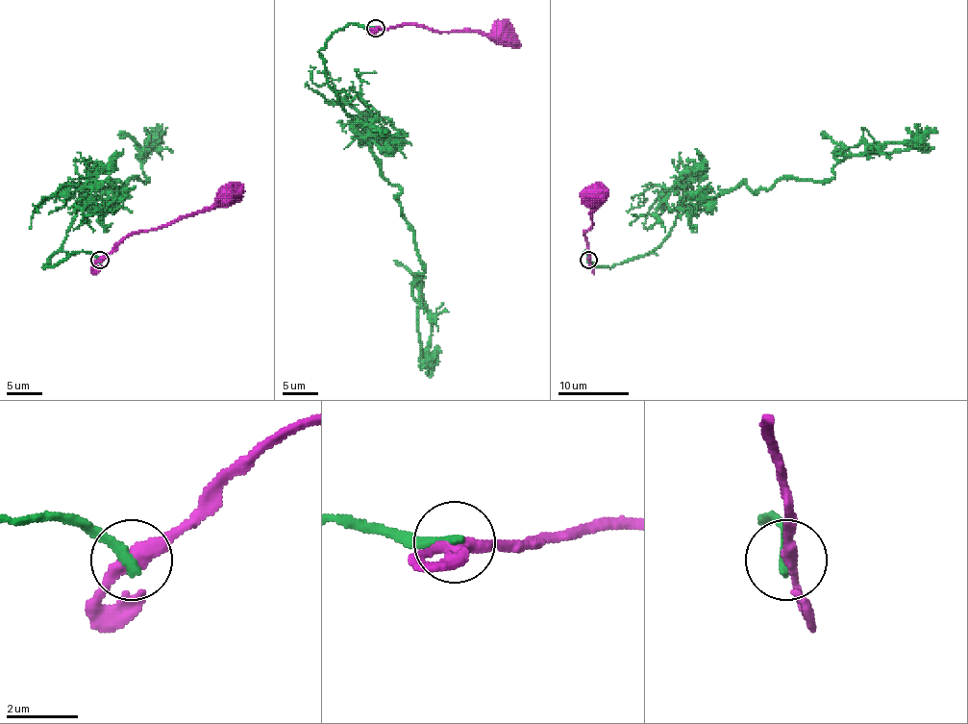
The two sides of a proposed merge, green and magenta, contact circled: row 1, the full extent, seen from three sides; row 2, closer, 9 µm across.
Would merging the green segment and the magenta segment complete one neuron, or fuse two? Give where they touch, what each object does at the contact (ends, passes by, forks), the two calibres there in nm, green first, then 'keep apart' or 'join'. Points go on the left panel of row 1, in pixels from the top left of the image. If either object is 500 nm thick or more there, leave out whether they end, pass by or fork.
(99, 260) | green ends | magenta passes by | 280/380 nm | join

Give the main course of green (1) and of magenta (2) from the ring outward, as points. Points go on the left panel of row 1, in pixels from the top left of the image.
1: (100, 260), (71, 251), (43, 265), (79, 207), (146, 181), (155, 133)
2: (100, 260), (134, 234), (167, 227), (208, 211), (222, 196), (231, 196), (243, 184)

